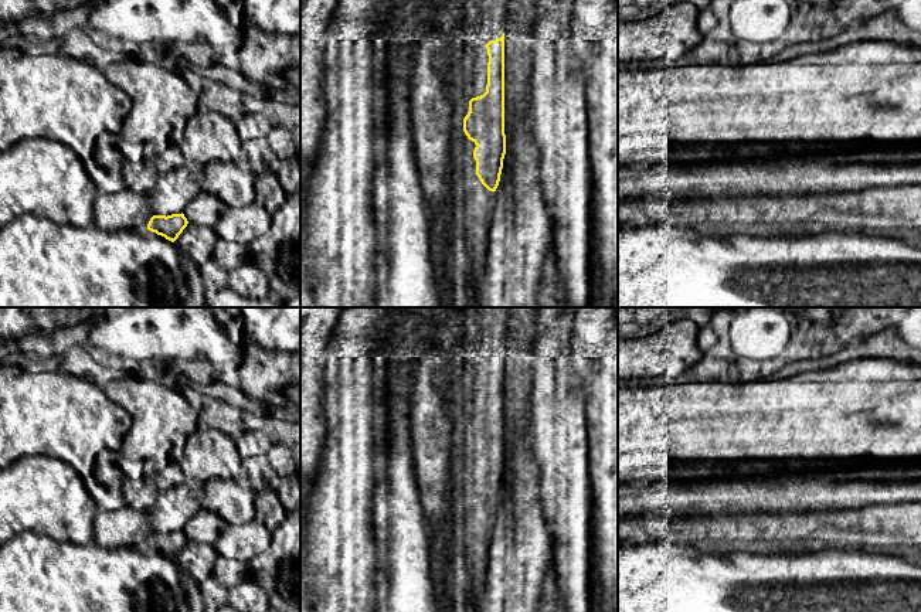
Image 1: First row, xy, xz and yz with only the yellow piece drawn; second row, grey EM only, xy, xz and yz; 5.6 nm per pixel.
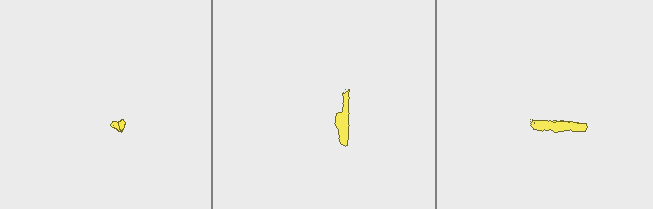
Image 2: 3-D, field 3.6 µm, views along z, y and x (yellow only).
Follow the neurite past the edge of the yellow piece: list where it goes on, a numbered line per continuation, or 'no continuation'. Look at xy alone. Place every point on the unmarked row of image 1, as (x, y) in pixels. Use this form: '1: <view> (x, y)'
no continuation

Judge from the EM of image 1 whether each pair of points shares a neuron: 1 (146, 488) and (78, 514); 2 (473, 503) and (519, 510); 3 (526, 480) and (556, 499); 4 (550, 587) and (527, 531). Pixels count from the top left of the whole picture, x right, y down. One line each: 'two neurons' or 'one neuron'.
1: two neurons
2: two neurons
3: two neurons
4: two neurons

